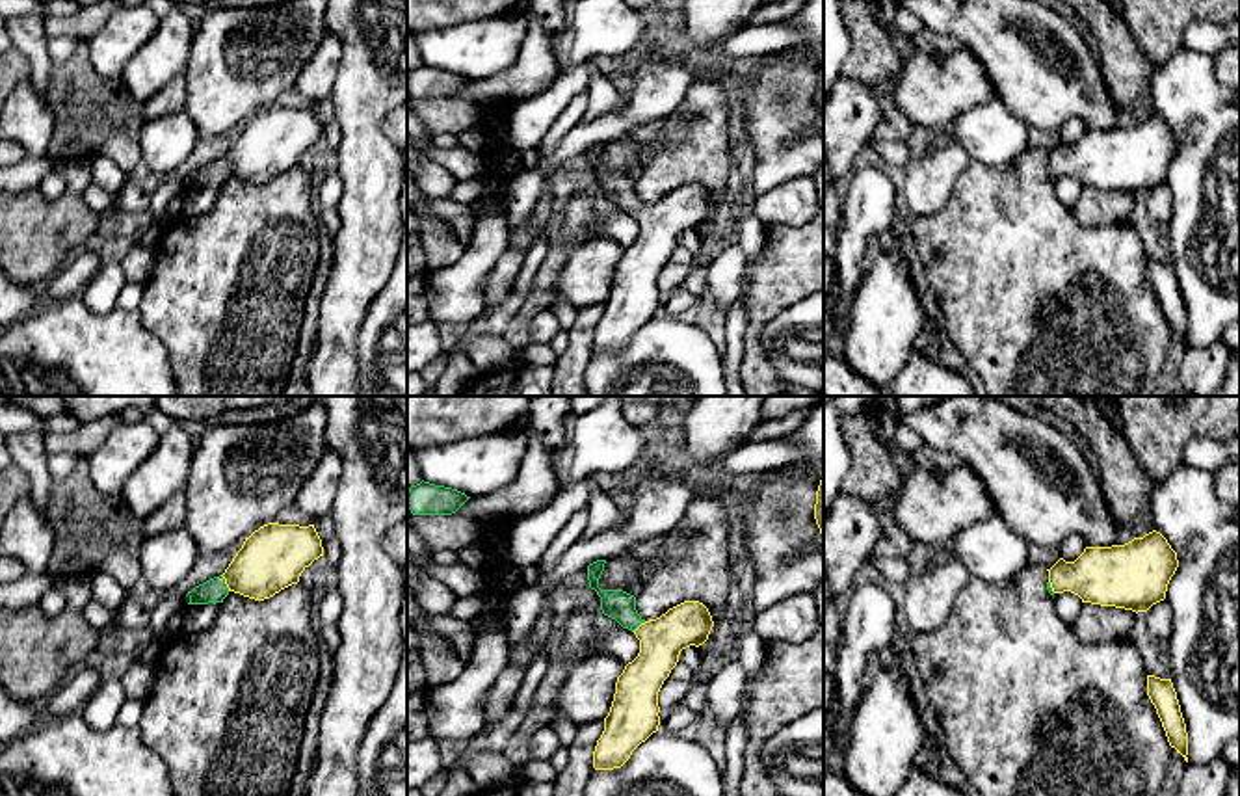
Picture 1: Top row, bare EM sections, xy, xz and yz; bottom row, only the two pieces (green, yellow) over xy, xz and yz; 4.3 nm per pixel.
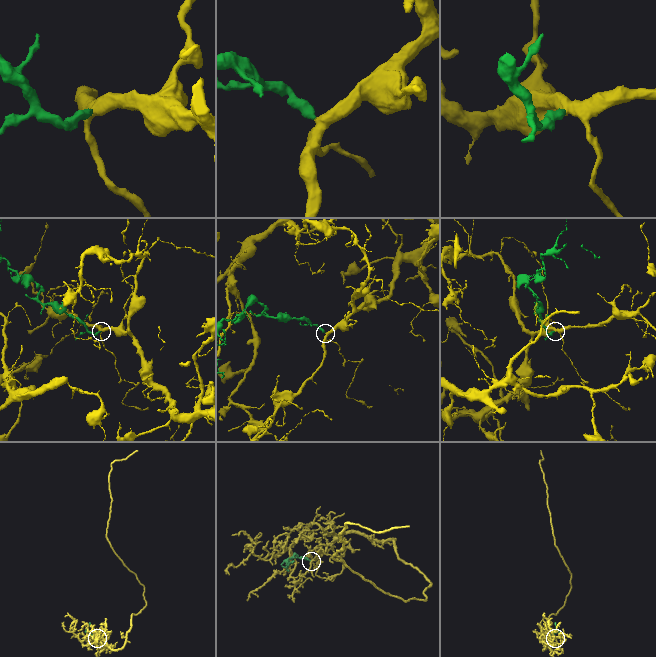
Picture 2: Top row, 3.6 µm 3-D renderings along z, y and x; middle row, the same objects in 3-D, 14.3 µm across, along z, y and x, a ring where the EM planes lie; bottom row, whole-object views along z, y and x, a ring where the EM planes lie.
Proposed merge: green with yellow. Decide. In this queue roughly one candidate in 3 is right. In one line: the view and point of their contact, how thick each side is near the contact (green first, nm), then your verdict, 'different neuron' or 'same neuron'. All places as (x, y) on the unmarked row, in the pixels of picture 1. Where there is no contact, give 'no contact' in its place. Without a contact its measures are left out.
contact xy (224, 166); calibres 110 and 280 nm; same neuron

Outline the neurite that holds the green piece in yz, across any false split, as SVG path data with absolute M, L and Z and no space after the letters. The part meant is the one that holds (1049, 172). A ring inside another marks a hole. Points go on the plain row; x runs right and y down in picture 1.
M1153 113L1125 128L1086 130L1075 145L1060 141L1047 153L1047 173L1050 179L1071 175L1082 186L1138 197L1166 182L1177 151L1177 136Z

